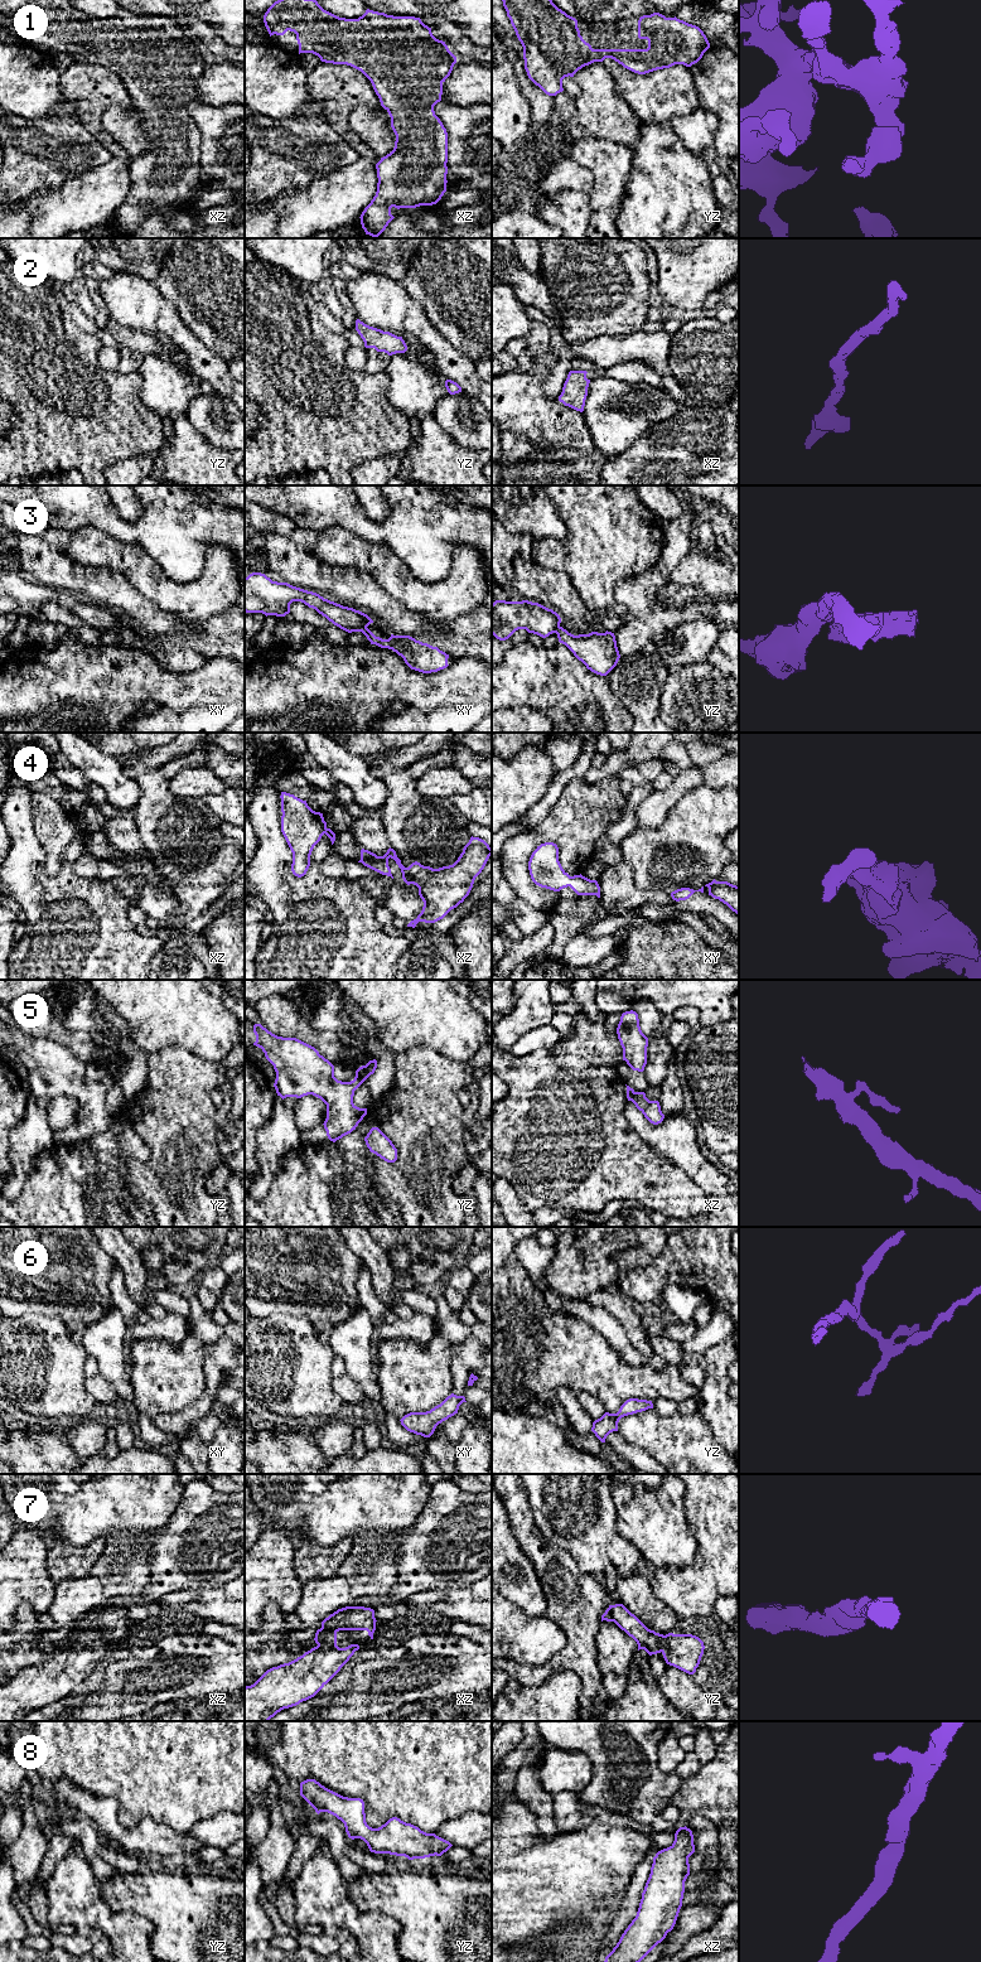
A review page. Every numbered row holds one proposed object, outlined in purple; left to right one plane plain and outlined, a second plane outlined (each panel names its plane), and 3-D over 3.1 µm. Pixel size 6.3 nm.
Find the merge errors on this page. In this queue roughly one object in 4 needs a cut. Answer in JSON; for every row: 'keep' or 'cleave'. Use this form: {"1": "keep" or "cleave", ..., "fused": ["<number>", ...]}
{"1": "keep", "2": "keep", "3": "cleave", "4": "keep", "5": "cleave", "6": "keep", "7": "keep", "8": "keep", "fused": ["3", "5"]}

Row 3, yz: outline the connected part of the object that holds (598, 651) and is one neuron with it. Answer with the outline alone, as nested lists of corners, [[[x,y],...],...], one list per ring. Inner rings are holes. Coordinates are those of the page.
[[[559,627],[555,633],[559,642],[565,644],[588,670],[596,675],[607,676],[620,658],[615,636],[612,632],[574,636]]]

